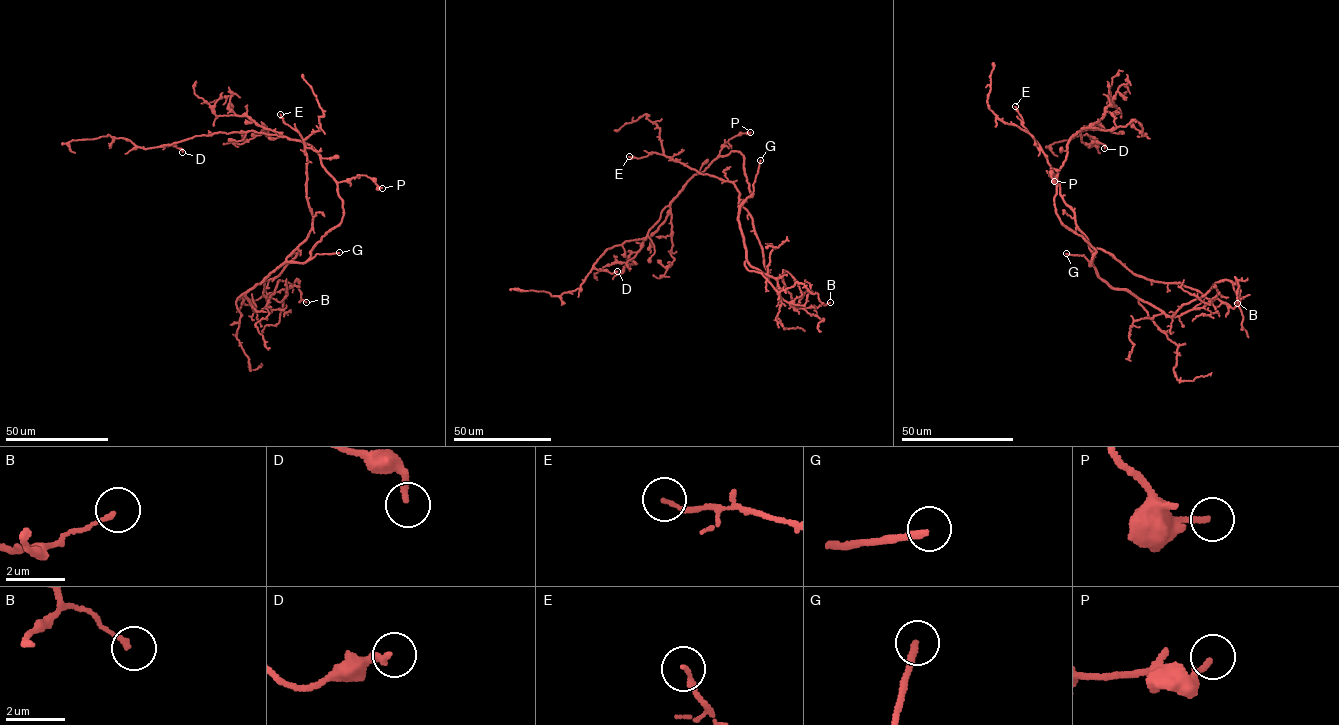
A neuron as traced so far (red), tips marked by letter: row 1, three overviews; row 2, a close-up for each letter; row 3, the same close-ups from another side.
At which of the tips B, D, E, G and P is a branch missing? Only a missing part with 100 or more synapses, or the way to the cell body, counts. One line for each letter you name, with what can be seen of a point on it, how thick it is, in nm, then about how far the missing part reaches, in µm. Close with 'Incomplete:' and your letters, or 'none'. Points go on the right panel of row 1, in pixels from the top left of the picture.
G: (1066, 253) | 200 nm | 50 µm
Incomplete: G

